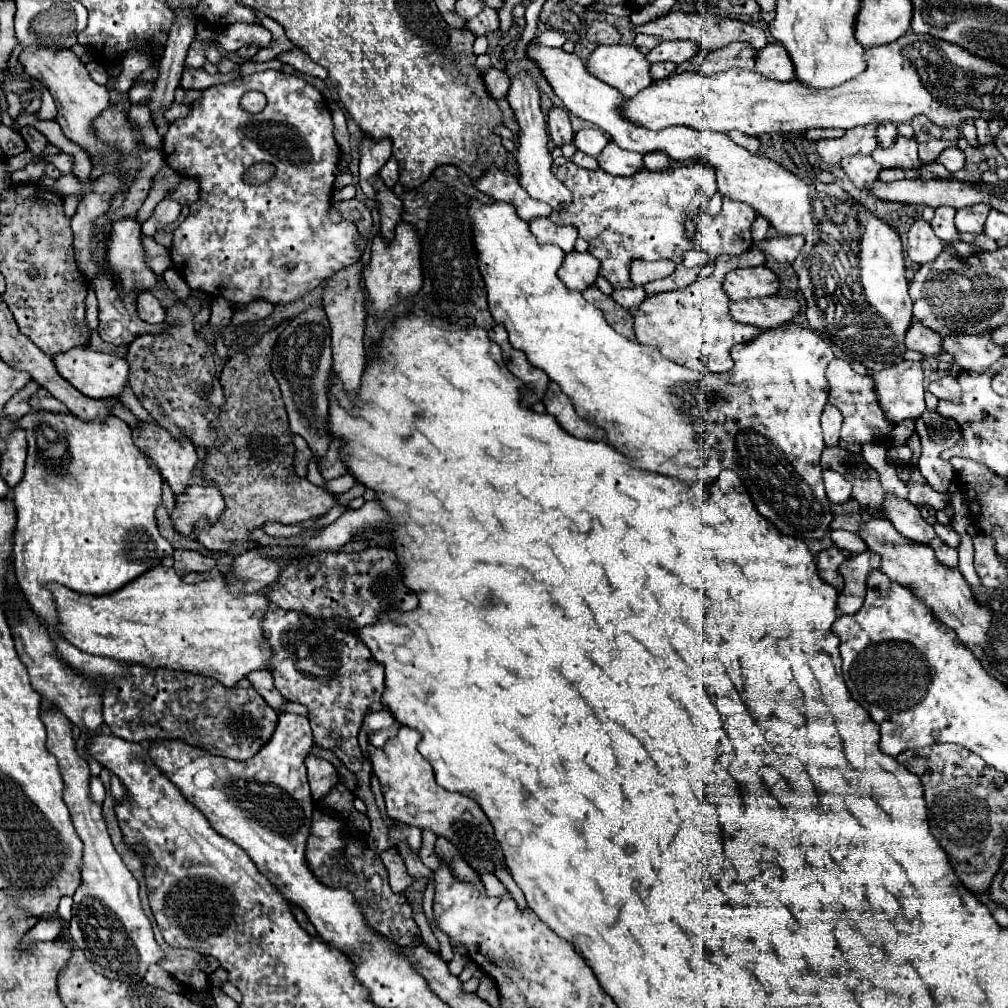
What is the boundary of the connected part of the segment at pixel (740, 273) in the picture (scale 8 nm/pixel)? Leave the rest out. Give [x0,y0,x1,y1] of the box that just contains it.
[723,265,779,299]

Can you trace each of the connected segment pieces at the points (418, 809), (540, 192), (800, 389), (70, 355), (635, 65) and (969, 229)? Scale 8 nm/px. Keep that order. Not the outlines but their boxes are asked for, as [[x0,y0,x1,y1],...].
[[369,727,505,871],[507,71,571,211],[469,201,835,541],[53,347,127,399],[587,43,651,97],[955,207,987,233]]

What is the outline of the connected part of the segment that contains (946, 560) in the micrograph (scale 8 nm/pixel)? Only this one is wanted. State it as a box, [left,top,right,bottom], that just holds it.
[931,537,957,567]

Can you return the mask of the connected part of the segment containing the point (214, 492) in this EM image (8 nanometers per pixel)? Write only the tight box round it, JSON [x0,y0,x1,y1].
[171,485,223,537]

